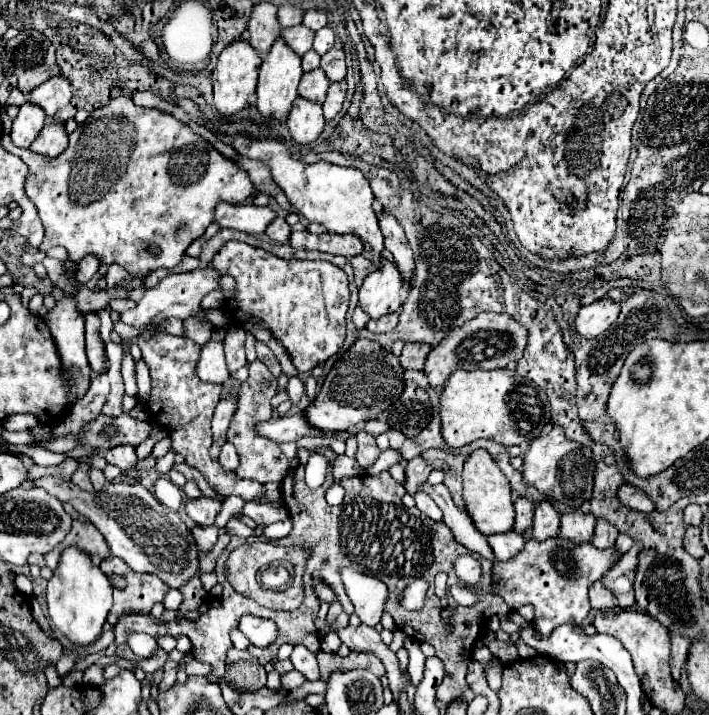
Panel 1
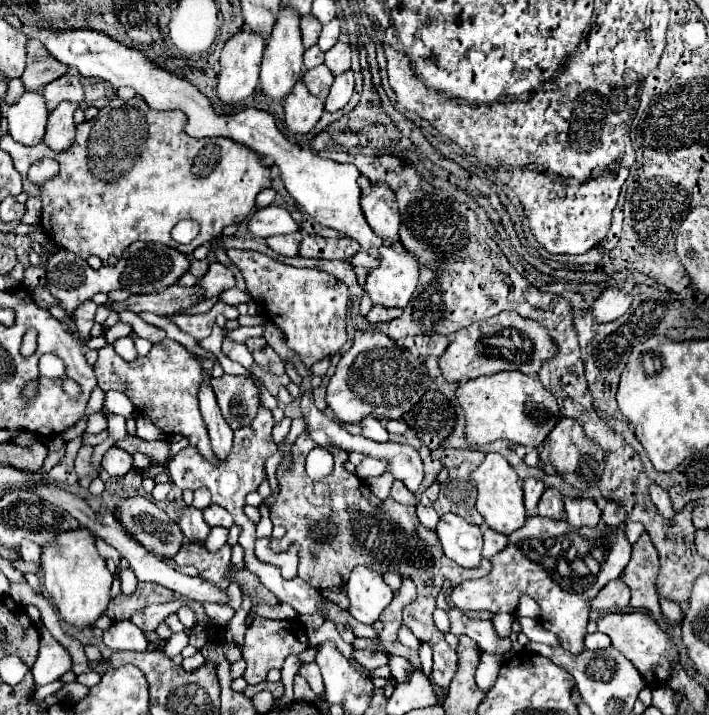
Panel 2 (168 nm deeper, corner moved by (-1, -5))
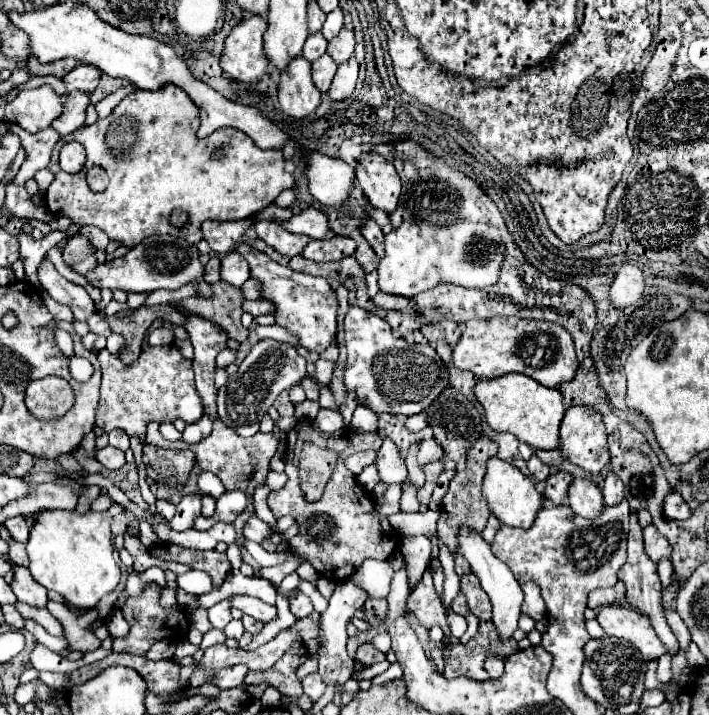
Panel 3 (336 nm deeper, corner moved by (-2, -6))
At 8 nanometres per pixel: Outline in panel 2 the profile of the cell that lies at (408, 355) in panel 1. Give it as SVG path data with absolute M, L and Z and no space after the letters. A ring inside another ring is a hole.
M416 336L416 350L420 354L420 358L428 358L428 356L442 356L444 350L450 344L448 336Z

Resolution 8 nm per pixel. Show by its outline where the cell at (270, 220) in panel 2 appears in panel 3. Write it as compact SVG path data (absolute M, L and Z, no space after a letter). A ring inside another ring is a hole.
M305 209L299 215L293 215L291 219L273 219L277 225L281 225L283 229L287 229L289 233L299 233L299 235L307 235L311 239L321 239L327 235L329 225L327 225L327 215L321 213L319 209Z

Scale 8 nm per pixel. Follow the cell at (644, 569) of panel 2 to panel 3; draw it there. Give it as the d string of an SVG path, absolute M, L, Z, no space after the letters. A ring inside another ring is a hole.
M649 525L647 529L643 529L643 537L645 537L645 553L659 563L661 559L671 559L671 549L669 543L665 541L665 537L655 529L655 525Z

